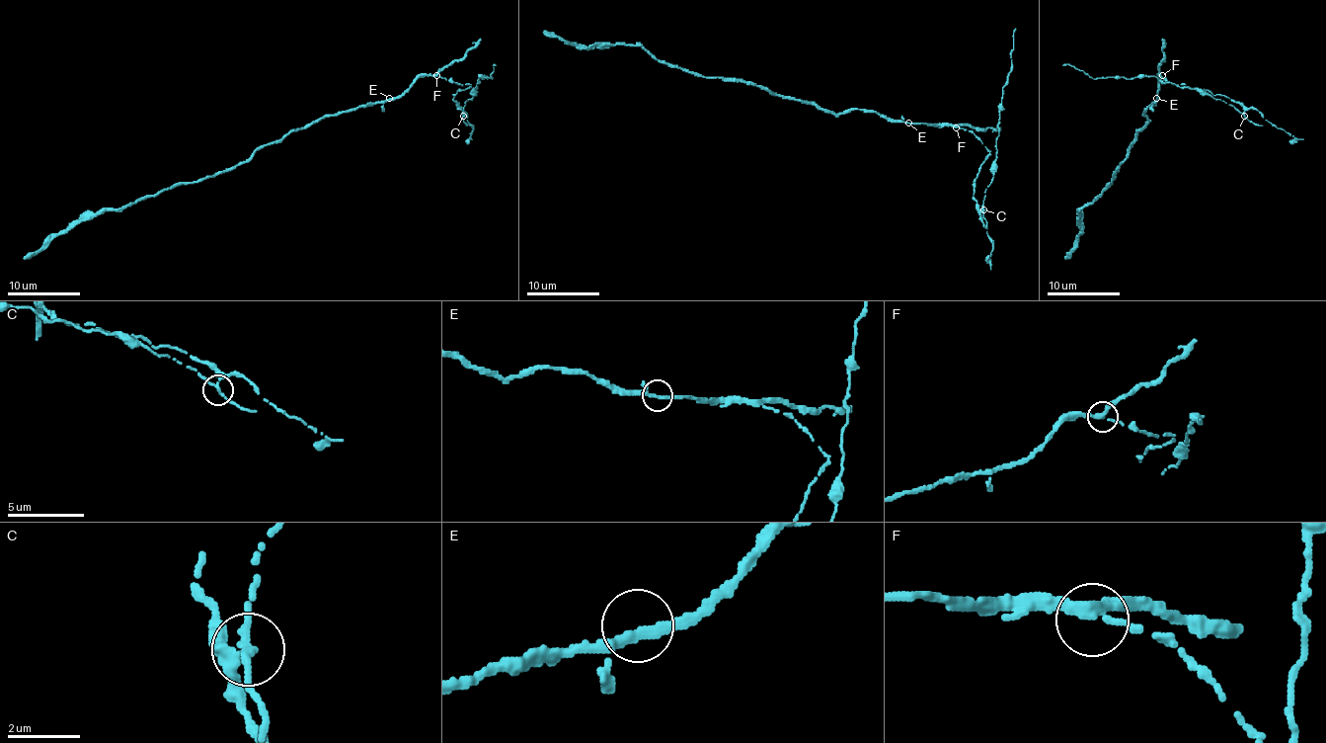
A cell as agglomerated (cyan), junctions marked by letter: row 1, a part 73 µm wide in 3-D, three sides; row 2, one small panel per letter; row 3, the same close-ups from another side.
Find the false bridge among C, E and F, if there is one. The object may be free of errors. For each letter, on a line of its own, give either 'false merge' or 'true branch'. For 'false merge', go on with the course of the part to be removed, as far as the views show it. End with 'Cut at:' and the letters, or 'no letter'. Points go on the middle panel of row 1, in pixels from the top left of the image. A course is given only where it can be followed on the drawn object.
C: false merge; foreign part runs (983, 209), (985, 188), (994, 173), (1002, 88), (1011, 69), (1015, 29)
E: true branch
F: true branch
Cut at: C

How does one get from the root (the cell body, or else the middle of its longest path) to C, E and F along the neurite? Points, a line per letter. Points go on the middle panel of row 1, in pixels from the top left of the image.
C: (883, 117), (905, 123), (956, 125), (971, 131), (989, 153), (974, 179), (973, 194), (976, 206), (983, 209)
E: (883, 117), (908, 123)
F: (883, 117), (891, 121), (956, 127)

